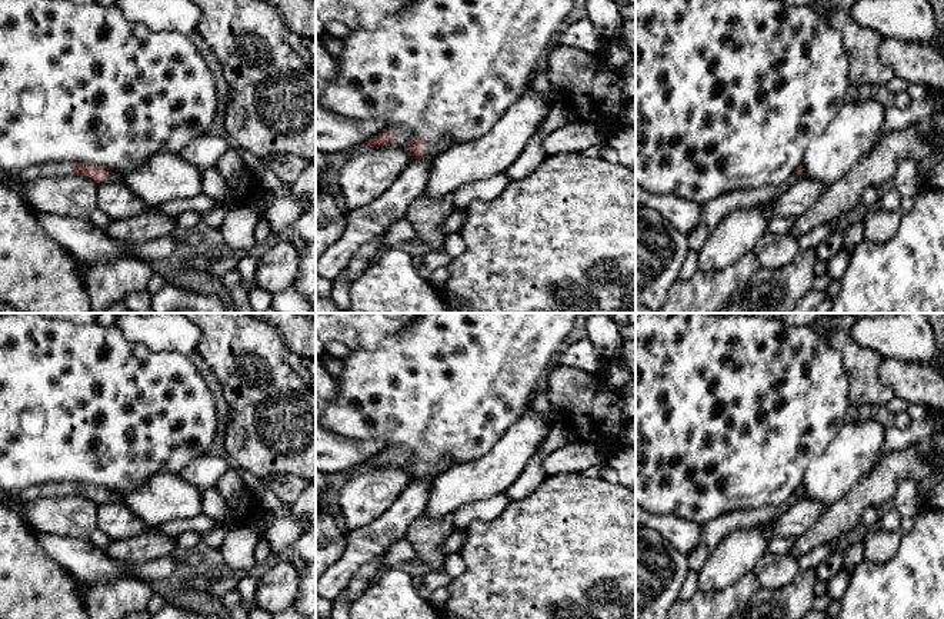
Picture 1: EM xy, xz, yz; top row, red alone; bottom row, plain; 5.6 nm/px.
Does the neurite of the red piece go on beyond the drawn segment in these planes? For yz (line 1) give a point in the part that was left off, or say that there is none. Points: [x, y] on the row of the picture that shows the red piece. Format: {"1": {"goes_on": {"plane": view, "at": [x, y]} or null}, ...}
{"1": {"goes_on": {"plane": "yz", "at": [713, 212]}}}

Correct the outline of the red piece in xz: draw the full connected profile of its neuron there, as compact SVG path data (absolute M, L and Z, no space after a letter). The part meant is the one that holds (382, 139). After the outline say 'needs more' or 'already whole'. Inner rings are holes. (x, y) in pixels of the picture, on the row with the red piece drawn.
M384 127L381 133L360 144L363 149L378 149L387 144L400 144L411 157L411 162L421 160L426 156L436 157L443 149L437 144L427 144L414 137L403 127Z; needs more

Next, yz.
M800 166L781 184L737 190L704 203L701 206L698 224L687 234L690 249L698 252L706 244L717 224L728 213L737 209L753 209L773 202L787 192L801 176L803 167Z; needs more

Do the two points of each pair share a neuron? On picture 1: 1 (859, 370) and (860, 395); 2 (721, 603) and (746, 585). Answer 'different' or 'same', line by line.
1: same
2: same

